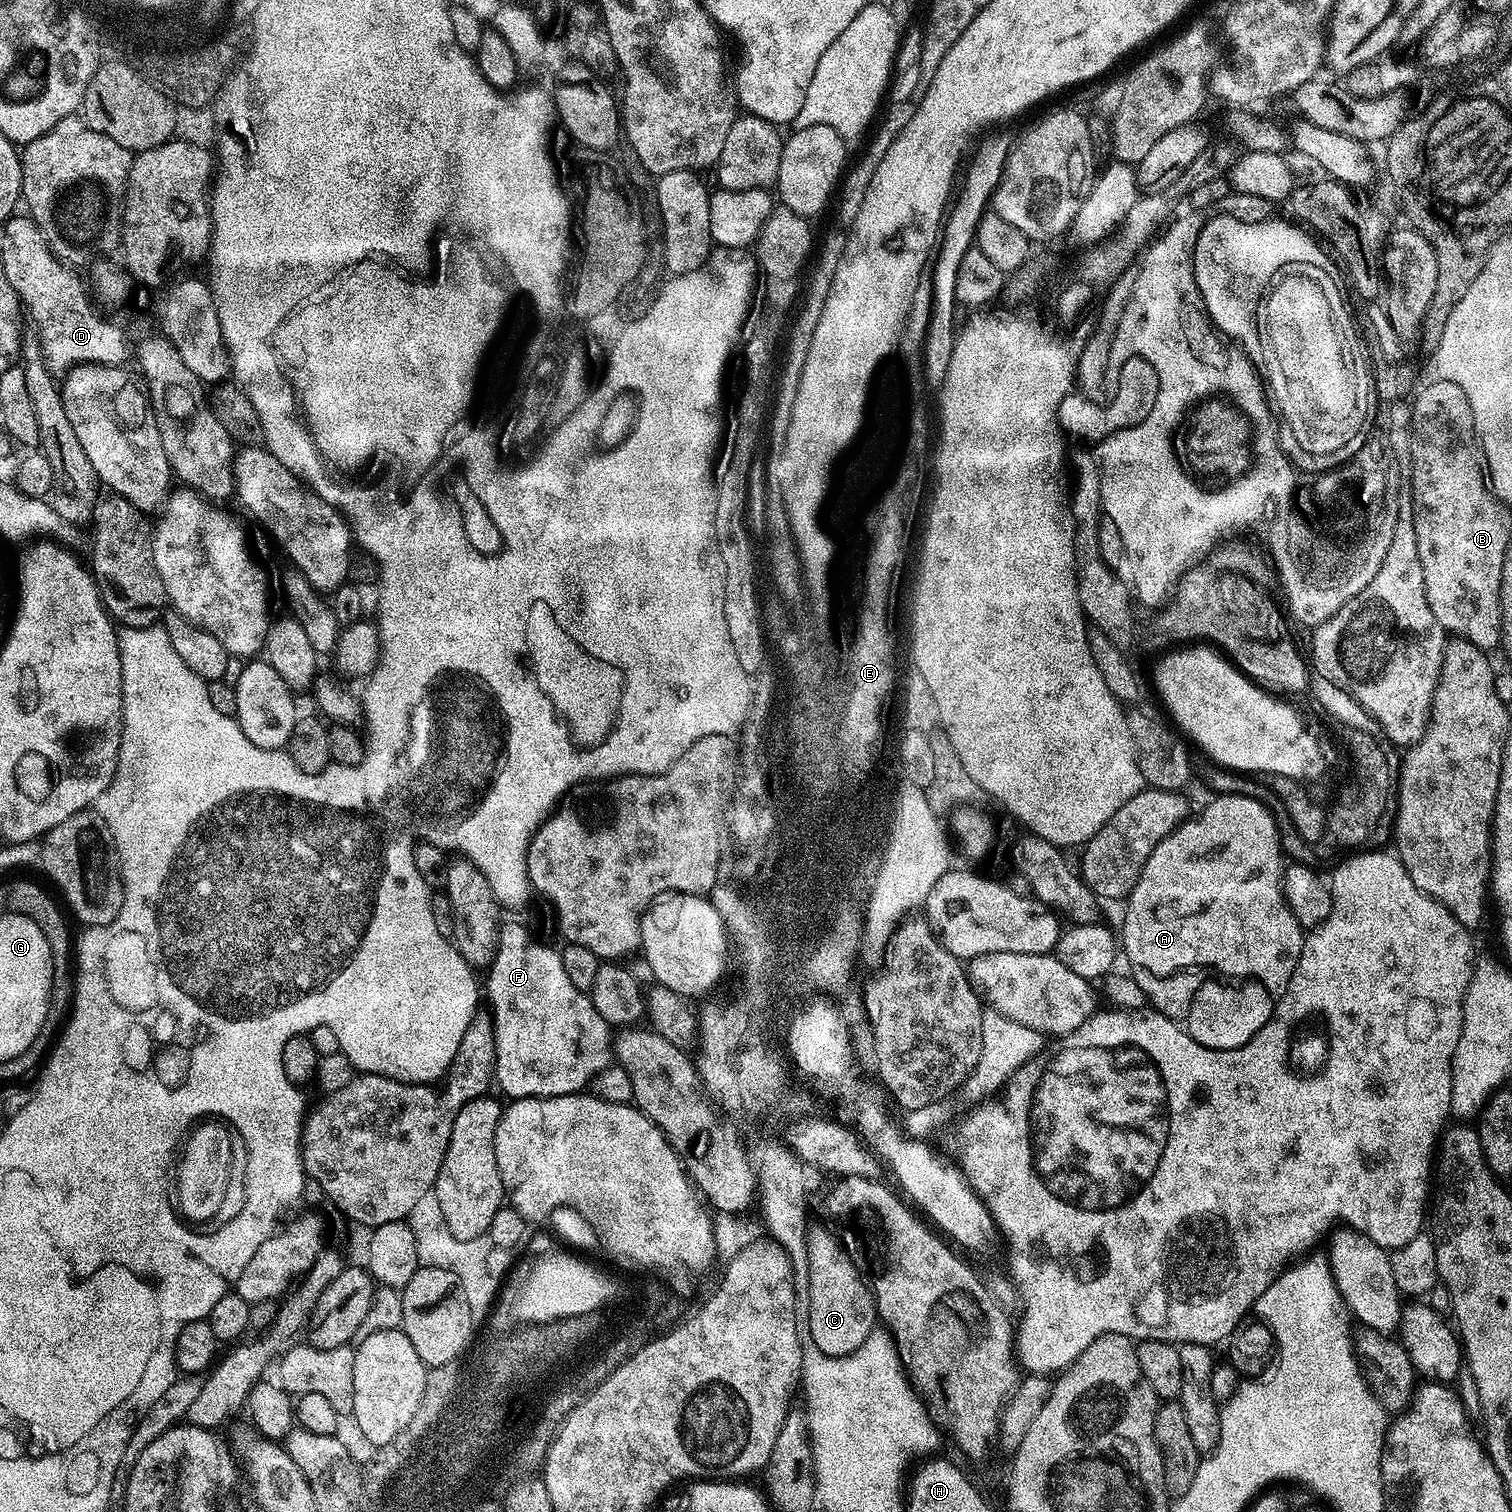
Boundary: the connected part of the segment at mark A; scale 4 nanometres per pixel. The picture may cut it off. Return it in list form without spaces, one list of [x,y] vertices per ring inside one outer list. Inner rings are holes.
[[[1227,794],[1217,795],[1216,800],[1212,800],[1208,805],[1205,806],[1204,809],[1201,810],[1200,813],[1195,816],[1195,814],[1189,815],[1187,819],[1184,819],[1181,824],[1177,825],[1173,828],[1172,832],[1169,833],[1168,836],[1162,838],[1161,841],[1158,841],[1154,846],[1154,850],[1151,854],[1146,858],[1146,862],[1142,866],[1142,870],[1140,871],[1140,877],[1138,878],[1138,882],[1133,886],[1132,892],[1129,892],[1126,897],[1126,903],[1128,905],[1124,908],[1124,925],[1121,926],[1120,930],[1118,928],[1118,936],[1122,941],[1122,956],[1128,959],[1128,964],[1132,969],[1130,969],[1130,975],[1133,979],[1136,980],[1138,986],[1142,988],[1147,996],[1147,1003],[1151,1005],[1153,1009],[1157,1012],[1161,1012],[1163,1015],[1168,1015],[1171,1020],[1175,1020],[1177,1022],[1183,1021],[1185,1017],[1187,1017],[1188,1011],[1190,1010],[1190,1002],[1194,998],[1194,994],[1197,992],[1199,988],[1205,987],[1206,980],[1204,980],[1204,976],[1208,976],[1211,972],[1217,972],[1217,977],[1220,978],[1231,978],[1233,981],[1239,982],[1241,980],[1257,980],[1259,984],[1262,986],[1266,986],[1266,990],[1273,994],[1279,994],[1286,990],[1286,986],[1290,982],[1290,978],[1294,974],[1294,970],[1298,966],[1298,958],[1302,954],[1302,946],[1304,945],[1304,938],[1306,935],[1305,929],[1300,927],[1300,923],[1298,922],[1298,918],[1294,918],[1294,914],[1290,910],[1290,906],[1286,902],[1286,898],[1284,897],[1284,869],[1286,867],[1286,857],[1283,852],[1280,851],[1280,835],[1278,834],[1278,830],[1276,829],[1276,823],[1274,822],[1274,818],[1269,814],[1267,806],[1265,804],[1259,804],[1257,800],[1251,800],[1250,798],[1246,798],[1245,796],[1230,796]]]

